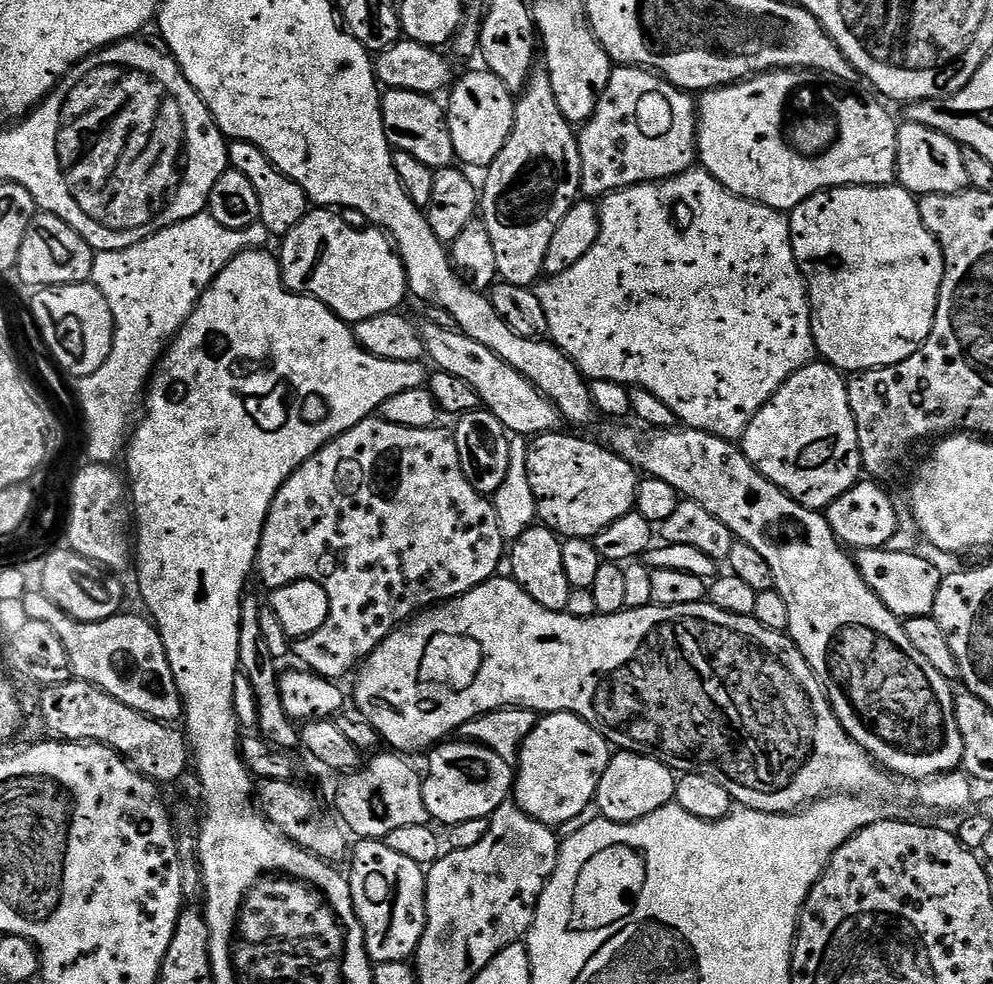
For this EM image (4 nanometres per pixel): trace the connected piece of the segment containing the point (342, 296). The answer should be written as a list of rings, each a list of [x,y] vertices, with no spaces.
[[[317,207],[309,211],[308,215],[294,226],[279,241],[280,273],[284,275],[284,284],[291,292],[298,292],[301,296],[315,296],[321,300],[332,313],[349,326],[355,326],[366,318],[374,318],[378,314],[395,312],[404,299],[409,299],[408,275],[396,245],[392,243],[387,232],[375,227],[365,227],[365,232],[355,232],[341,213]]]

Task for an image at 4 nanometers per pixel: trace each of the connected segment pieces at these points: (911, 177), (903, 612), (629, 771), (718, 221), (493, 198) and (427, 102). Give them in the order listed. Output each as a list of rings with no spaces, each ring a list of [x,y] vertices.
[[[904,122],[897,127],[896,180],[919,198],[930,194],[958,194],[969,187],[966,166],[962,162],[962,147],[933,128],[921,124]]]
[[[862,548],[859,549],[855,553],[854,559],[856,561],[856,566],[859,568],[860,573],[862,574],[862,578],[867,582],[870,586],[870,590],[874,590],[874,594],[878,594],[878,598],[887,606],[890,611],[895,616],[899,616],[901,618],[907,618],[910,616],[931,616],[932,615],[932,607],[934,606],[934,598],[938,598],[938,586],[940,585],[942,579],[942,572],[939,572],[938,569],[935,568],[934,565],[931,564],[928,560],[923,560],[920,556],[915,556],[912,552],[888,552],[892,550],[885,550],[884,548]]]
[[[617,751],[598,782],[596,803],[603,819],[619,824],[633,824],[654,810],[662,810],[676,798],[677,773],[649,756],[637,752]]]
[[[689,170],[681,174],[681,176],[675,176],[669,180],[658,180],[655,184],[635,184],[629,188],[621,188],[619,192],[609,192],[607,196],[603,197],[598,211],[600,213],[600,233],[592,249],[582,258],[578,258],[578,262],[574,262],[574,266],[570,266],[570,270],[566,270],[561,276],[551,277],[551,279],[547,281],[549,284],[546,285],[544,289],[539,289],[538,295],[542,302],[542,310],[546,310],[548,336],[550,337],[551,343],[561,348],[562,351],[576,363],[576,367],[584,373],[589,381],[609,380],[610,382],[618,382],[619,384],[631,386],[632,388],[645,388],[650,394],[654,394],[654,398],[662,398],[662,402],[666,402],[666,406],[670,406],[670,410],[674,410],[676,419],[681,425],[697,428],[698,430],[709,432],[715,436],[721,436],[723,440],[739,441],[741,437],[743,437],[744,431],[750,426],[750,422],[758,409],[762,407],[795,372],[813,363],[814,357],[817,355],[816,343],[812,337],[812,308],[808,304],[808,289],[804,275],[801,274],[800,268],[796,265],[796,259],[794,258],[792,235],[790,234],[790,226],[788,225],[789,217],[783,212],[776,211],[774,208],[767,208],[765,204],[756,204],[753,200],[735,196],[733,192],[726,190],[712,175],[703,170]]]
[[[544,70],[533,71],[528,87],[519,93],[516,100],[510,138],[506,146],[502,146],[494,163],[488,165],[488,177],[485,178],[484,188],[482,184],[482,191],[478,196],[478,212],[482,217],[484,229],[490,234],[496,271],[503,283],[526,288],[535,285],[535,280],[542,276],[546,250],[550,250],[550,238],[554,238],[554,230],[558,230],[562,218],[566,218],[566,214],[581,195],[581,170],[580,141],[573,125],[568,123],[558,106],[548,73]]]
[[[393,88],[383,93],[380,102],[382,122],[388,135],[388,143],[397,152],[414,154],[418,162],[422,162],[433,170],[449,167],[456,160],[445,105],[441,101],[439,104],[436,100],[439,99],[423,92]]]

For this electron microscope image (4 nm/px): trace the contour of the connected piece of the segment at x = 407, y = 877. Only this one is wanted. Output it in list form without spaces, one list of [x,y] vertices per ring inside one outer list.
[[[361,839],[351,854],[346,879],[352,891],[354,910],[364,927],[364,944],[373,965],[411,961],[428,921],[428,881],[422,865],[390,850],[383,839]]]

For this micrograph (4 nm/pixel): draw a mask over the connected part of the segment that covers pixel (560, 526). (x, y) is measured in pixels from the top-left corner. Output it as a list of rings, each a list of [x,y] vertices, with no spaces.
[[[553,430],[535,437],[528,445],[529,482],[536,499],[536,515],[543,527],[551,528],[561,538],[595,538],[603,528],[610,526],[610,522],[618,522],[618,518],[636,507],[637,469],[625,462],[617,452],[600,444],[591,444],[576,436],[563,436],[560,430]]]

